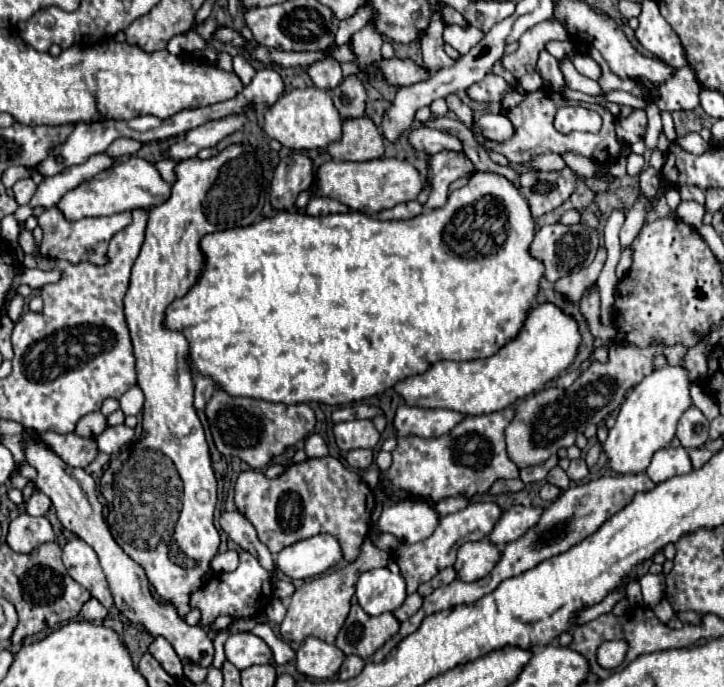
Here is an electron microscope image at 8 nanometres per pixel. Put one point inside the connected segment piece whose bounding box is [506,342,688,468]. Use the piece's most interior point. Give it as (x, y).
(551, 419)

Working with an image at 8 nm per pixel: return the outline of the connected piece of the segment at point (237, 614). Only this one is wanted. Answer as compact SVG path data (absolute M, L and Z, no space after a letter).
M238 550L240 564L234 572L214 574L202 588L194 590L190 596L190 608L198 608L202 618L198 626L210 626L218 616L230 616L234 620L238 618L254 618L258 616L272 598L272 584L268 570L260 566L260 562L246 550Z

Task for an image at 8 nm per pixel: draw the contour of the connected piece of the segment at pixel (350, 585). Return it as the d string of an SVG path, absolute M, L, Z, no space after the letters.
M370 538L364 540L362 548L360 548L360 554L358 558L348 564L346 568L342 570L334 570L334 572L328 572L326 576L320 576L312 582L306 582L302 584L292 596L290 596L290 604L288 604L288 614L284 618L284 622L280 624L280 634L286 642L304 642L308 636L316 636L324 642L334 642L348 612L350 612L350 600L354 596L354 584L358 580L358 576L362 572L368 572L376 566L386 566L390 562L390 554L388 552L382 552L378 550Z

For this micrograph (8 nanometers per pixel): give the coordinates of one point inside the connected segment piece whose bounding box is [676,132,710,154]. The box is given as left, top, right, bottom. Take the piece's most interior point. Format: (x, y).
(693, 143)

